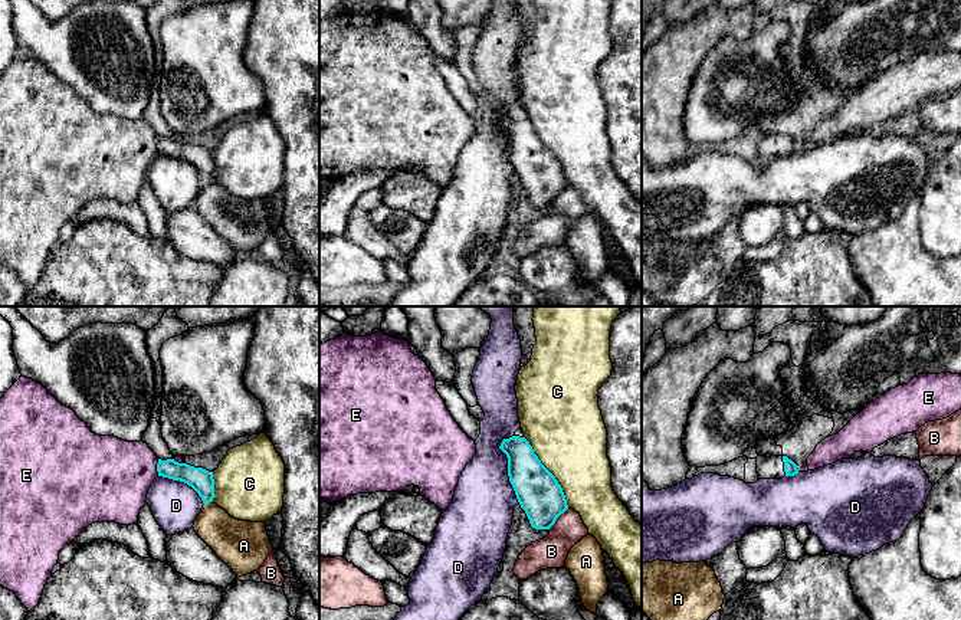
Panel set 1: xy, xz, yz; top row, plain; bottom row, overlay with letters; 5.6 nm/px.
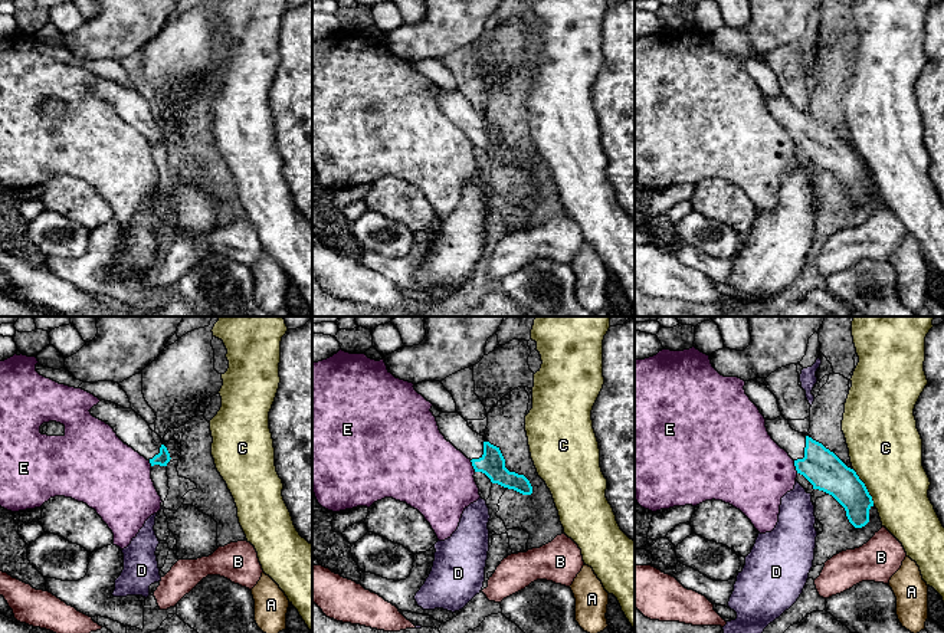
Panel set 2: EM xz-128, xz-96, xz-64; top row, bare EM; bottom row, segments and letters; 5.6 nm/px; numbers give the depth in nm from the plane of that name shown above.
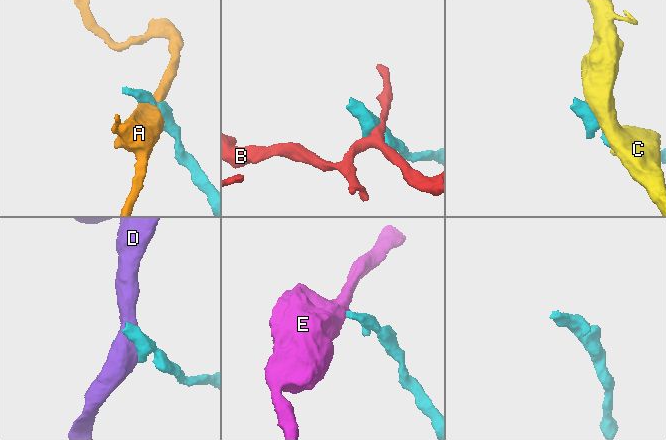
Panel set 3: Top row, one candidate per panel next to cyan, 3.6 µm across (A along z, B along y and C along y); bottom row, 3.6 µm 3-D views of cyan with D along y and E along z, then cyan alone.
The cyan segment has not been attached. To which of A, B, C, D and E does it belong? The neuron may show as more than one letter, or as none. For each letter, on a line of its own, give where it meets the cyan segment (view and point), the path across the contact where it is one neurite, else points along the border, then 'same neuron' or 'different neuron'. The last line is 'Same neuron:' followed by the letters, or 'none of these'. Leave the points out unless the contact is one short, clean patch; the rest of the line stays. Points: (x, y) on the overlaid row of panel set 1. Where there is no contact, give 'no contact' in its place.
A: contact xy (207, 502); different neuron
B: contact xz (557, 517); border xz (568, 508), (548, 528); different neuron
C: contact xz (550, 472); different neuron
D: contact xz (508, 468); different neuron
E: contact xy (157, 468); border xy (158, 459), (157, 475); different neuron
Same neuron: none of these

